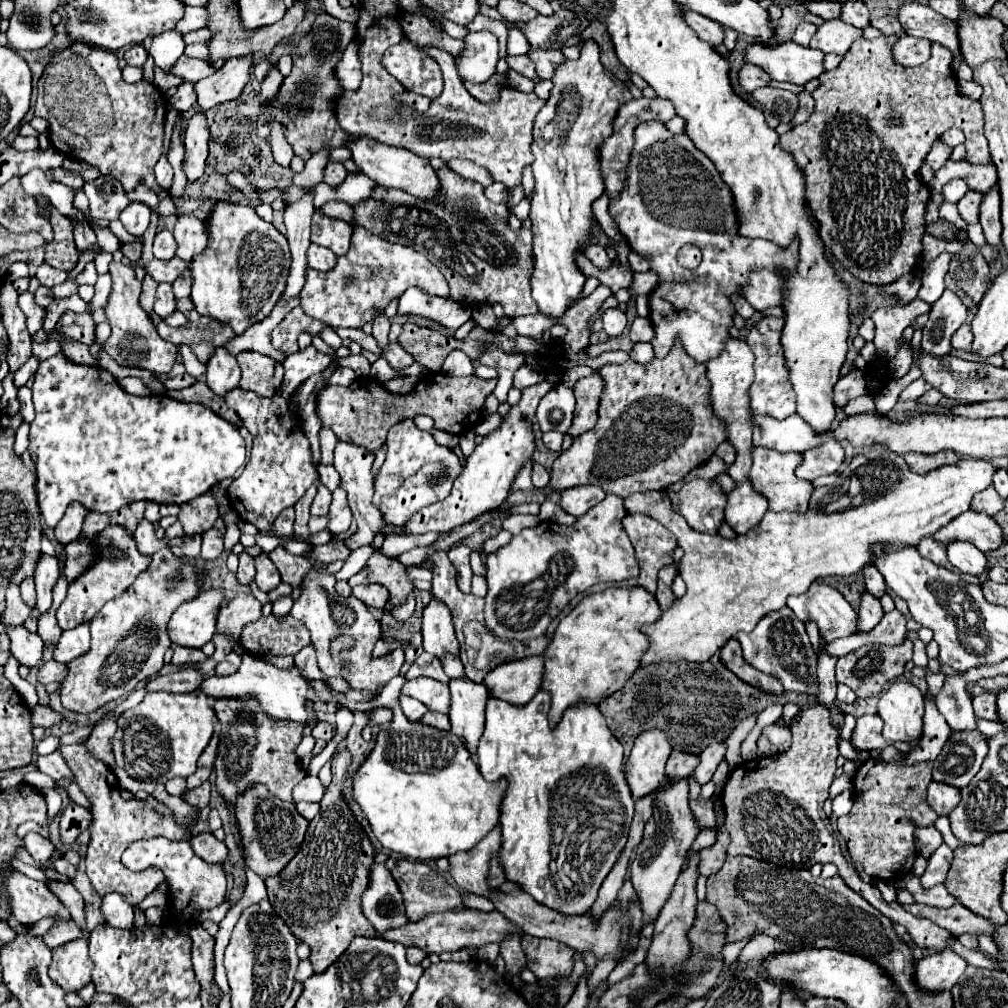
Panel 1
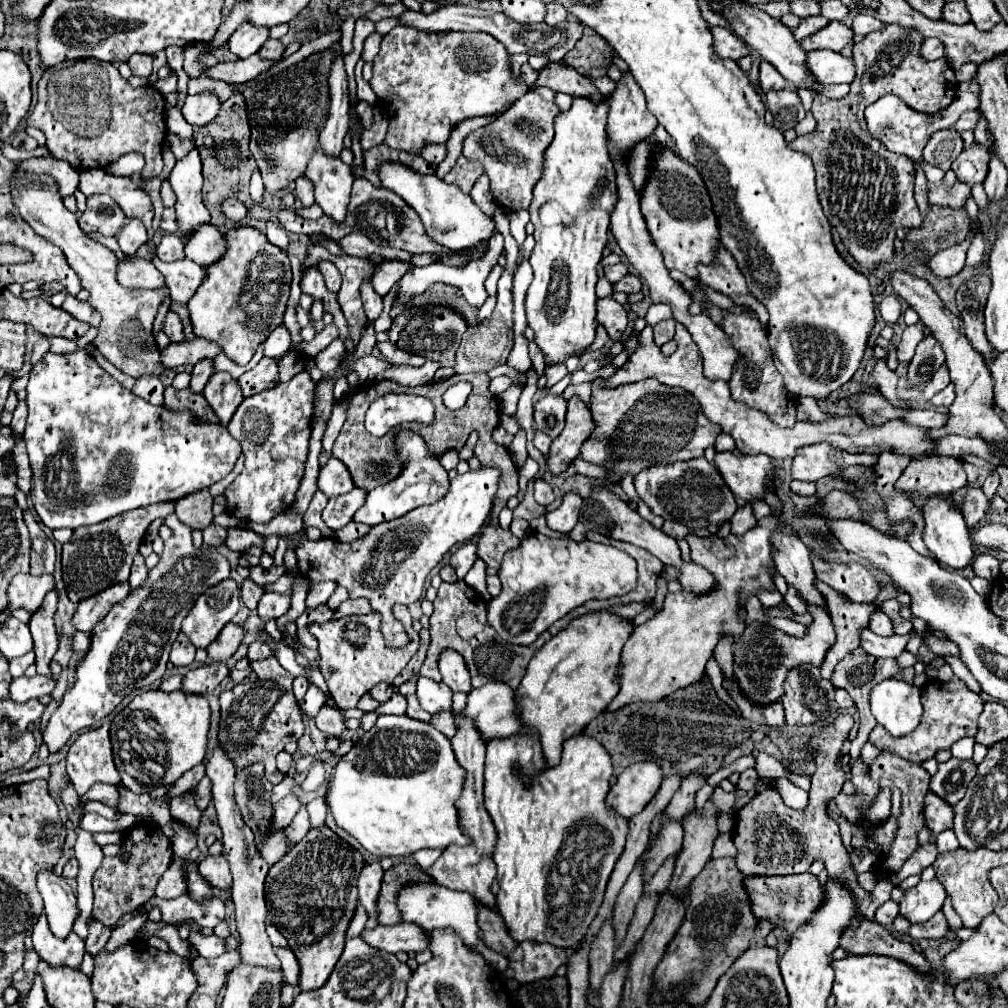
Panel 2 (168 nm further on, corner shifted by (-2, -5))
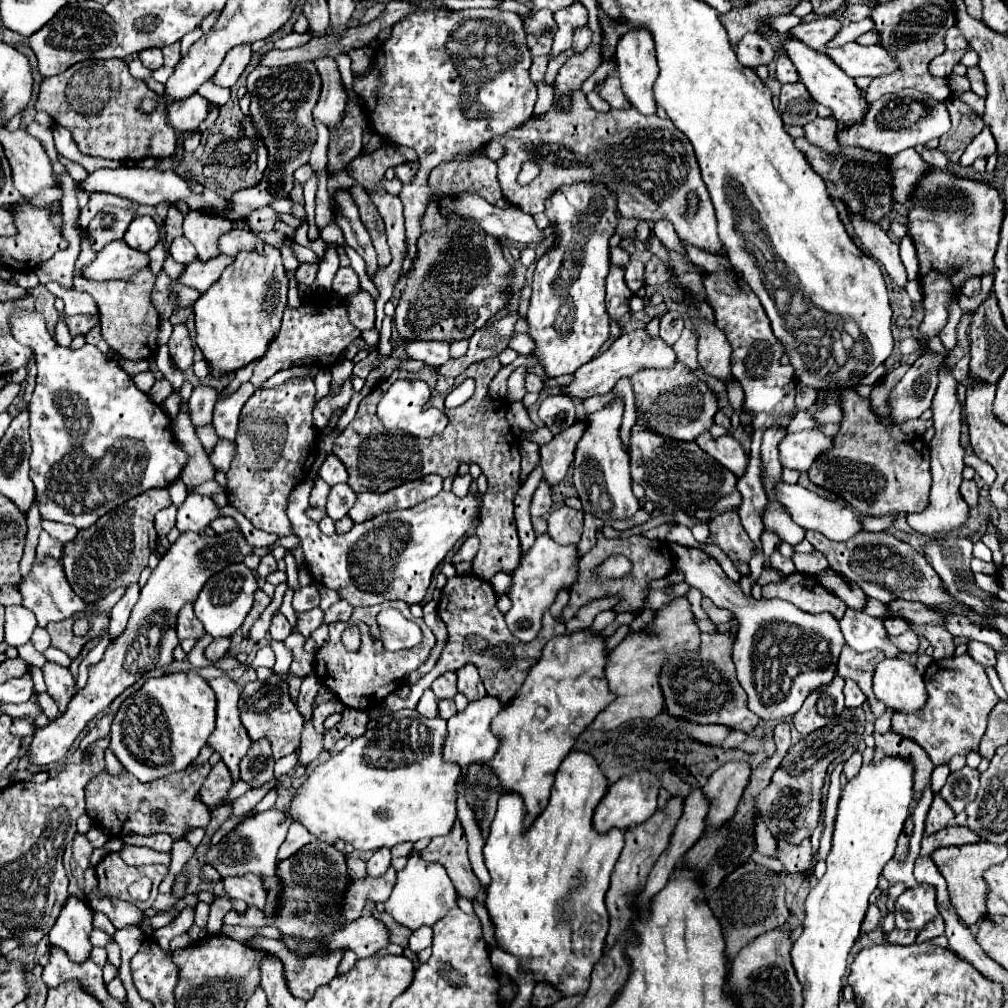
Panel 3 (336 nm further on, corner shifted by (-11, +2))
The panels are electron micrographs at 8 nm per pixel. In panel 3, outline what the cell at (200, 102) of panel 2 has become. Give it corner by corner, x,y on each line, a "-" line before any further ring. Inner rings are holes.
194,93
192,97
188,97
184,101
172,103
168,107
166,121
174,131
180,131
180,133
194,131
208,117
206,107
208,107
208,101
202,95

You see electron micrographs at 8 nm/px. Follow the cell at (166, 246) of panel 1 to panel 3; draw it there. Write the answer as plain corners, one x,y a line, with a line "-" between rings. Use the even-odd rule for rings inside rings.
176,237
170,245
170,255
176,263
192,263
192,259
196,259
196,249
192,247
192,243
186,241
186,237

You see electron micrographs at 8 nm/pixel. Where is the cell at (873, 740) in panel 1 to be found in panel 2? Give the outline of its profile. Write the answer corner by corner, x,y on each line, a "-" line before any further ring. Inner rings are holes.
953,678
951,682
943,684
939,680
927,682
923,686
923,716
921,724
915,728
913,734
907,734
903,738
893,738
883,726
875,726
869,734
869,742
881,750
881,752
891,752
897,754
909,762
921,764
925,758
931,758
937,750
945,748
949,750
953,742
957,742
963,736
975,736
977,732
977,718
983,710
983,700
979,694
971,692
961,680

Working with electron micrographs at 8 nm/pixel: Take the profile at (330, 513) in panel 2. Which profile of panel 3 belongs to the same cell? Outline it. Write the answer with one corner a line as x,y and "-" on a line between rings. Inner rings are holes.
346,483
332,487
328,495
328,503
326,503
328,517
334,521
342,519
348,513
348,509
354,505
354,501
356,501
356,493
352,493
352,489

